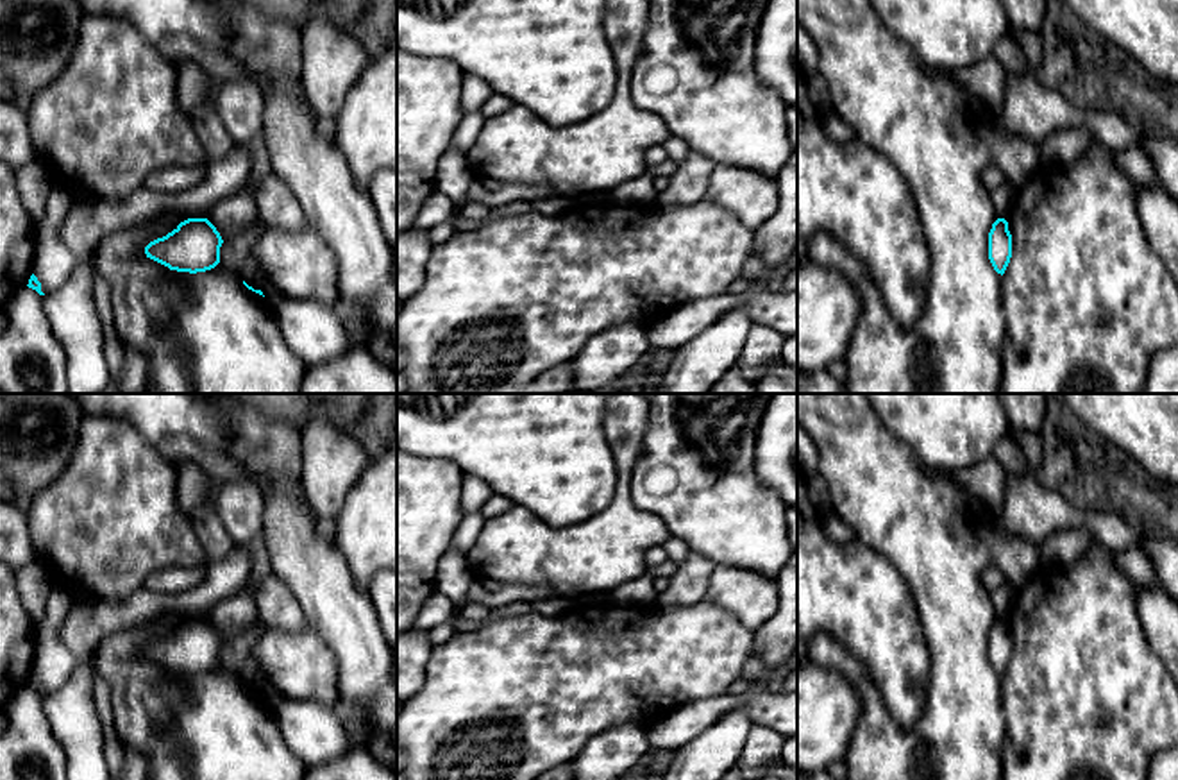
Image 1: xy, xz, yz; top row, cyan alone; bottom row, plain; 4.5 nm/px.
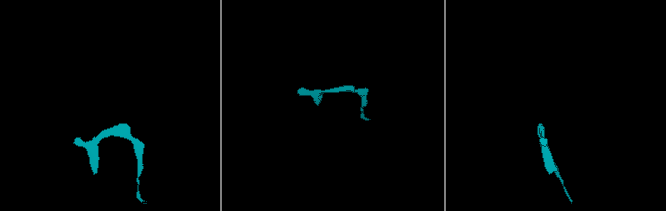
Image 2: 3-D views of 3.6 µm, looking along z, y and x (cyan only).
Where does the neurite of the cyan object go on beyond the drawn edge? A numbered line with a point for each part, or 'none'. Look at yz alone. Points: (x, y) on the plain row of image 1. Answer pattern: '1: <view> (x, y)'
none

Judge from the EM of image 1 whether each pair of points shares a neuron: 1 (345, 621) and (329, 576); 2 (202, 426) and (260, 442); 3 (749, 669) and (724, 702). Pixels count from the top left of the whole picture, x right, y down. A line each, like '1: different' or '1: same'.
1: same
2: different
3: different

